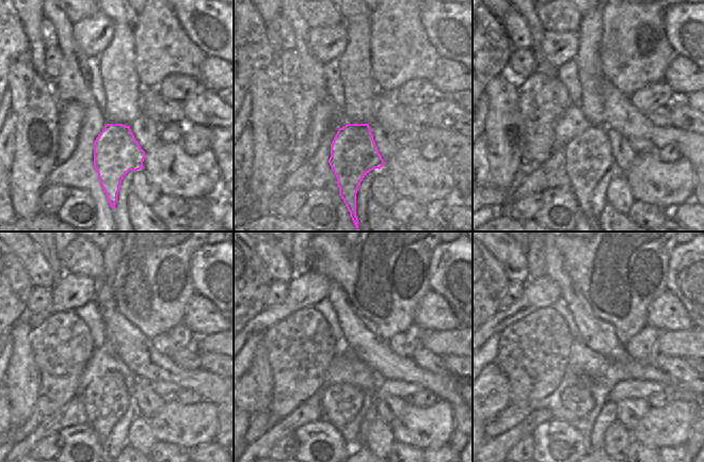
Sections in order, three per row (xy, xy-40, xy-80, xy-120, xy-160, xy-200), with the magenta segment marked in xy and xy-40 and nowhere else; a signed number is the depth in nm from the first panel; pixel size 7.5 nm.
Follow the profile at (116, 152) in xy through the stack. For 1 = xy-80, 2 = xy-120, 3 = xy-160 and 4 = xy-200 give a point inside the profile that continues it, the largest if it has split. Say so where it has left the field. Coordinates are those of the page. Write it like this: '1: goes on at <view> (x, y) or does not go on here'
1: goes on at xy-80 (588, 156)
2: goes on at xy-120 (106, 399)
3: goes on at xy-160 (340, 402)
4: goes on at xy-200 (578, 400)

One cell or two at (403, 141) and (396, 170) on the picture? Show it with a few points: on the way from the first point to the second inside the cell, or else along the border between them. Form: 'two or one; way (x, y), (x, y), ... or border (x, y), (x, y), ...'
two; border (417, 144), (399, 147)

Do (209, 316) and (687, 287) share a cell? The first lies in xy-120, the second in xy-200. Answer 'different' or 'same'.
different

